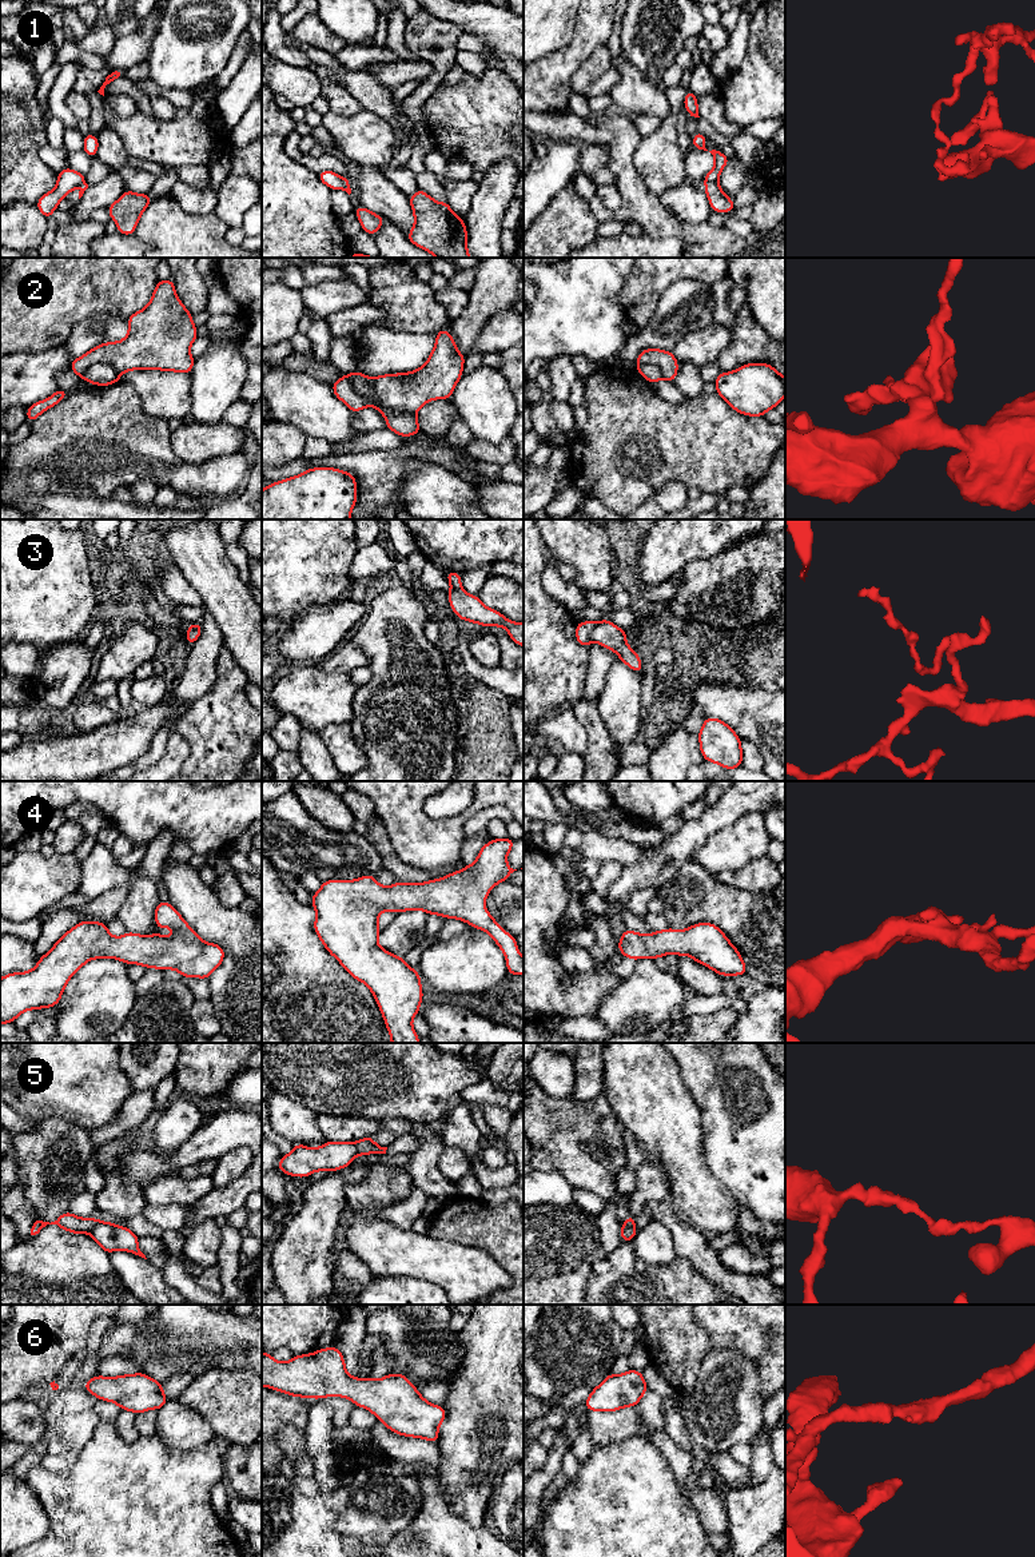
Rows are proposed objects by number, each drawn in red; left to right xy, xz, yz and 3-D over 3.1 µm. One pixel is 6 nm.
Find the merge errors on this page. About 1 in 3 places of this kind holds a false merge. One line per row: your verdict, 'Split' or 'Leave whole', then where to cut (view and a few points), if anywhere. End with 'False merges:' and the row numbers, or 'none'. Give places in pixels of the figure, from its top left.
1: Split. Split along yz (705, 182), (716, 183)
2: Split. Split along xz (350, 374), (350, 382), (357, 391), (367, 397), (374, 395)
3: Split. Split along yz (594, 624), (589, 638)
4: Leave whole. No split
5: Split. Split along xy (99, 1221), (90, 1233)
6: Leave whole. No split
False merges: 1, 2, 3, 5

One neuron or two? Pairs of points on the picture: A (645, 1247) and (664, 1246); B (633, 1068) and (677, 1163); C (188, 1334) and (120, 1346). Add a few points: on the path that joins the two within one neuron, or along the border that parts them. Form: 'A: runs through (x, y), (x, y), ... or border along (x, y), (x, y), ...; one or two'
A: runs through (649, 1246), (660, 1246); one
B: runs through (647, 1092), (661, 1113), (675, 1139); one
C: runs through (171, 1340), (166, 1342), (138, 1342); one

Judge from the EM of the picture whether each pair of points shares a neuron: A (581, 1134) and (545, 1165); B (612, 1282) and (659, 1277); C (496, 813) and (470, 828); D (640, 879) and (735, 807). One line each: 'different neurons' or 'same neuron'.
A: different neurons
B: same neuron
C: same neuron
D: same neuron

